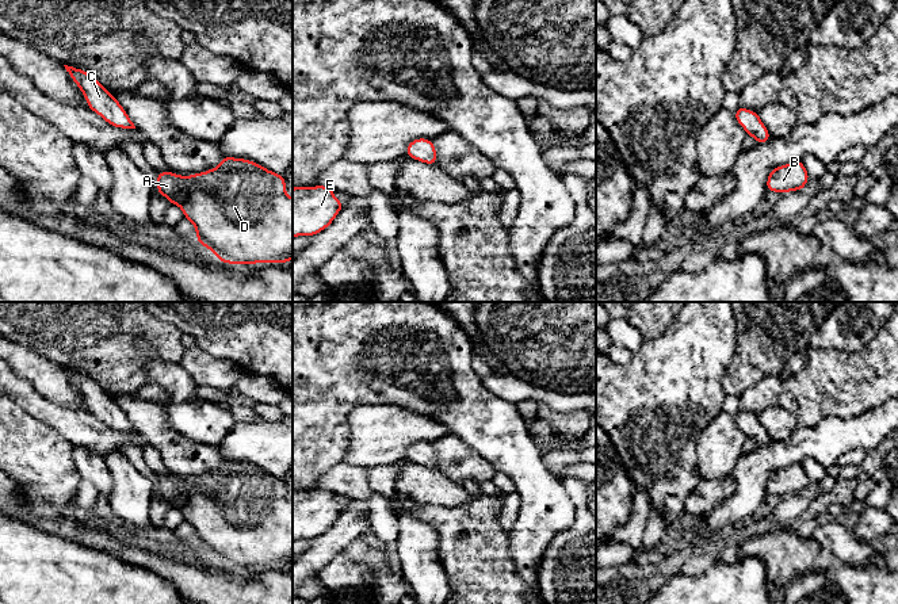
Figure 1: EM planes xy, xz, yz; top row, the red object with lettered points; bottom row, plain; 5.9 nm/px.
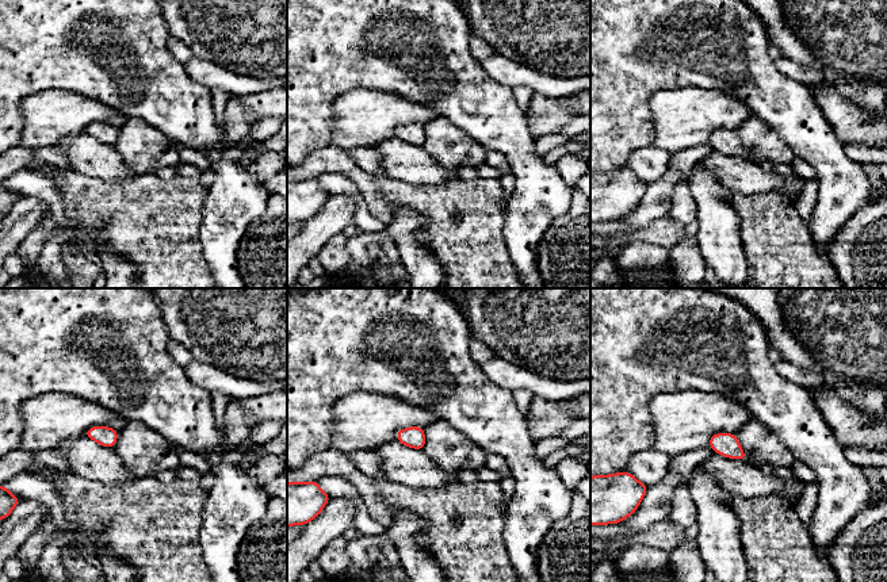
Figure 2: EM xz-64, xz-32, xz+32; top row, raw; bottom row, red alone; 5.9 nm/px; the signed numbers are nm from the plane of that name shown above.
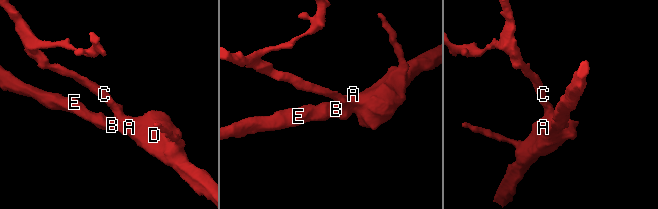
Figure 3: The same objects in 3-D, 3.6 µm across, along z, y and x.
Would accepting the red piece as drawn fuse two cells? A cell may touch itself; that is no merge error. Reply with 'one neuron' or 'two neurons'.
one neuron

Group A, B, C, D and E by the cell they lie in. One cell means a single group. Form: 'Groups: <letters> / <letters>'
Groups: A B C D E

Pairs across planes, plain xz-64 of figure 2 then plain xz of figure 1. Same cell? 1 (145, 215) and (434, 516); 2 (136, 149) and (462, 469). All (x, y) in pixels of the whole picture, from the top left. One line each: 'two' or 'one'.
1: one
2: one

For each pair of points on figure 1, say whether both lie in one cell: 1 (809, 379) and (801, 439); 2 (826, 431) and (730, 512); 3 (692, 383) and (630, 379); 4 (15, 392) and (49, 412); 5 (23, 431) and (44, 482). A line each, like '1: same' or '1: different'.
1: different
2: same
3: same
4: same
5: same

